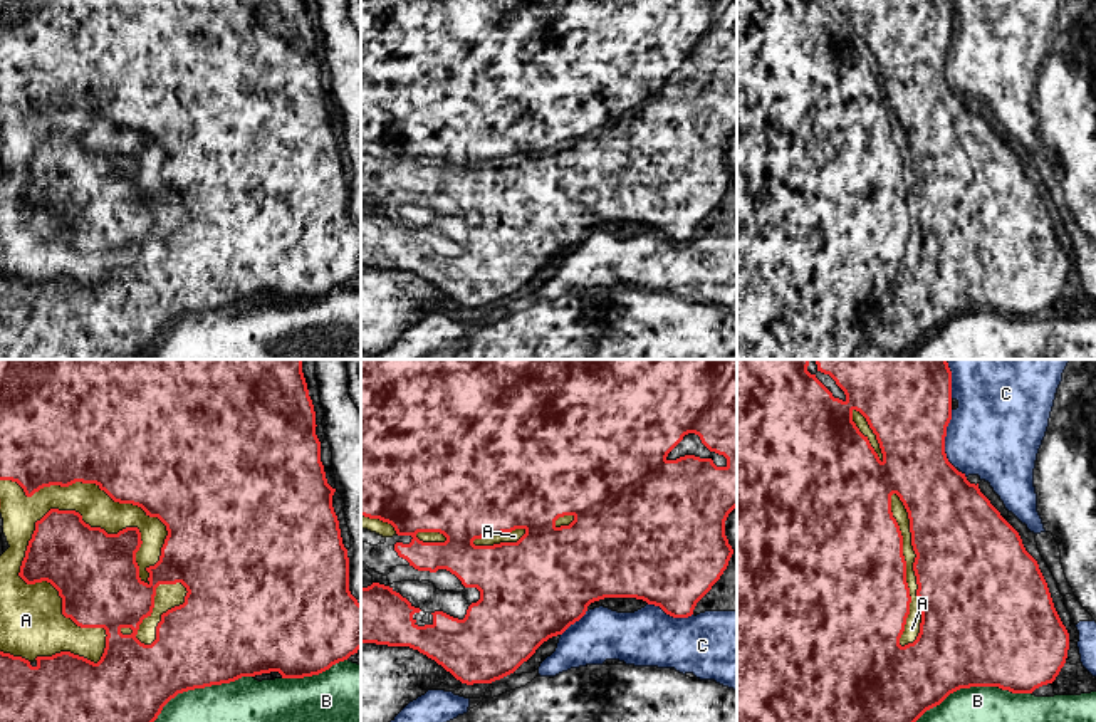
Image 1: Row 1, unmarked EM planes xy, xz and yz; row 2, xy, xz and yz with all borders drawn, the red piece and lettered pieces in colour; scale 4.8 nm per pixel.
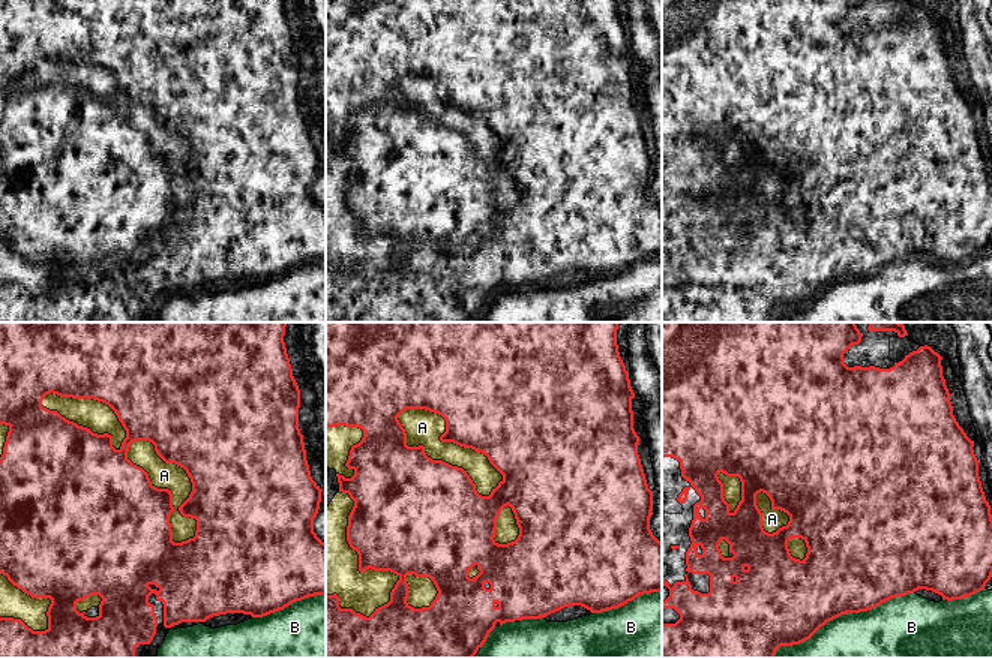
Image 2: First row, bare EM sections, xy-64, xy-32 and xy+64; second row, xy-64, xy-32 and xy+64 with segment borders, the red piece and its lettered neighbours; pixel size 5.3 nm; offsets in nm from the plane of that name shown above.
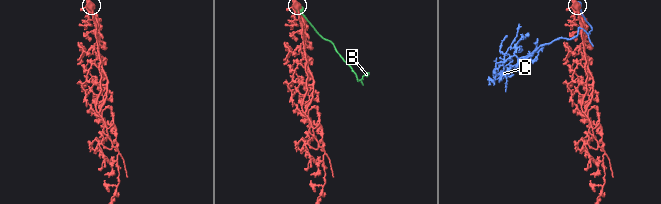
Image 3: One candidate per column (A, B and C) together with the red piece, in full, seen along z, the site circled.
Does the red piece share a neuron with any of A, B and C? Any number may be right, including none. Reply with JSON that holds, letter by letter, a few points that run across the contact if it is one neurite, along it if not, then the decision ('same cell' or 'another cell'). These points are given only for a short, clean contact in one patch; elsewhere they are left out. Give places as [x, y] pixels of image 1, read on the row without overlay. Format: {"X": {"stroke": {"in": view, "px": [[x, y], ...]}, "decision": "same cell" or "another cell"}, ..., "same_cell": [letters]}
{"A": {"decision": "same cell"}, "B": {"decision": "another cell"}, "C": {"decision": "another cell"}, "same_cell": ["A"]}

